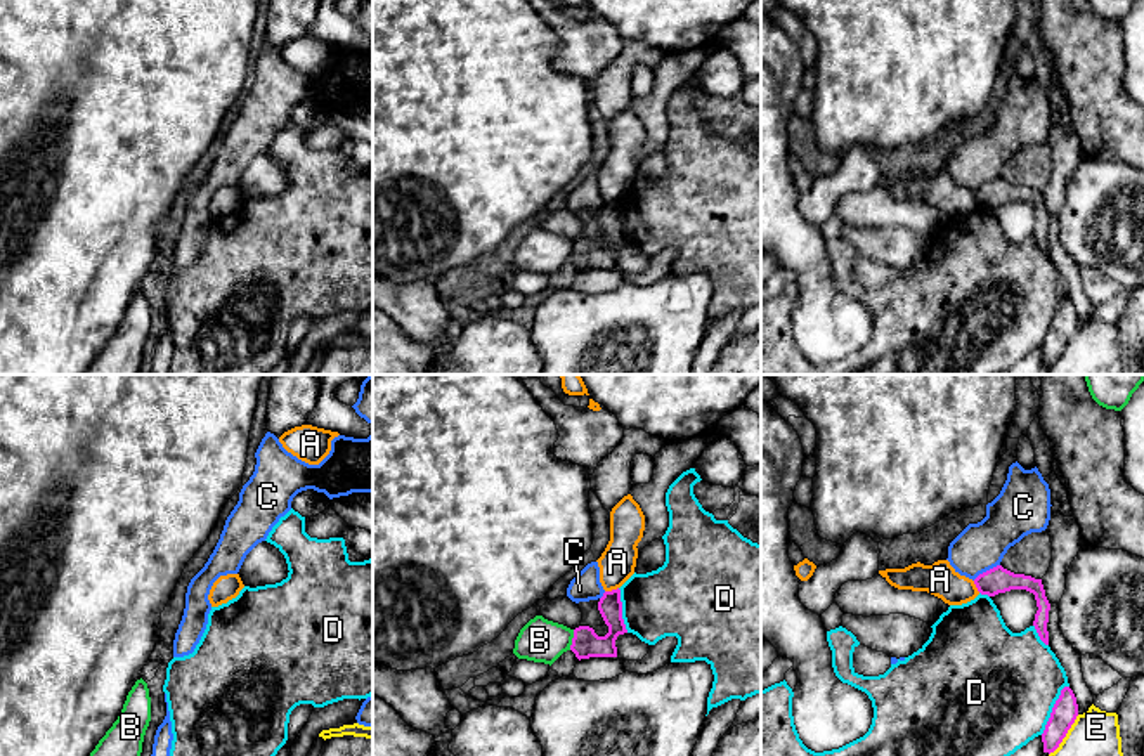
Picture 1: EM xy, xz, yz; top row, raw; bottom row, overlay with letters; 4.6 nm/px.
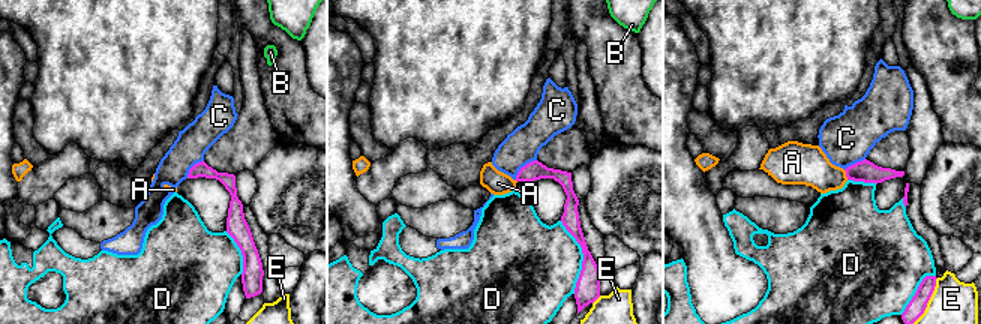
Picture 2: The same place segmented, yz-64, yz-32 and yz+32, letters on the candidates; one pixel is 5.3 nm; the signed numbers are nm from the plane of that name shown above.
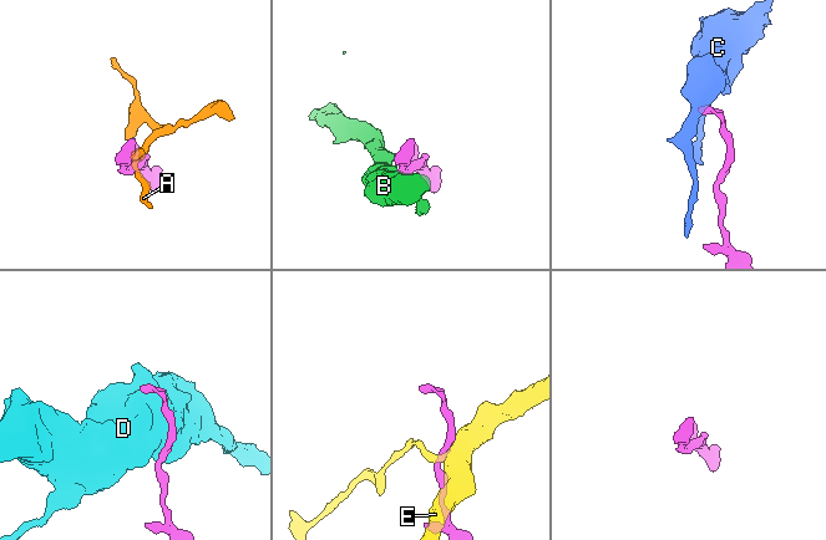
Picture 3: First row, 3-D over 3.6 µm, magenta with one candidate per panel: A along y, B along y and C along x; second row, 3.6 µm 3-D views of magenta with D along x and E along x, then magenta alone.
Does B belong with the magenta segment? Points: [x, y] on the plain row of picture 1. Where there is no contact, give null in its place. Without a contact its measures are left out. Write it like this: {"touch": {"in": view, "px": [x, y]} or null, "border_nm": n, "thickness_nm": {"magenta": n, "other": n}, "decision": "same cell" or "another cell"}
{"touch": {"in": "xz", "px": [572, 252]}, "border_nm": 100, "thickness_nm": {"magenta": 130, "other": 200}, "decision": "another cell"}

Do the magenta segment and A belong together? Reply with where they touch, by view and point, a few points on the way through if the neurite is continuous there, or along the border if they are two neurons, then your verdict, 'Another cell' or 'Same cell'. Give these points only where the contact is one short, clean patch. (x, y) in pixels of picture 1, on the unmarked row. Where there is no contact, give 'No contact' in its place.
Touches magenta at xz (612, 202). Boundary: xz (617, 198), (605, 203). Another cell

